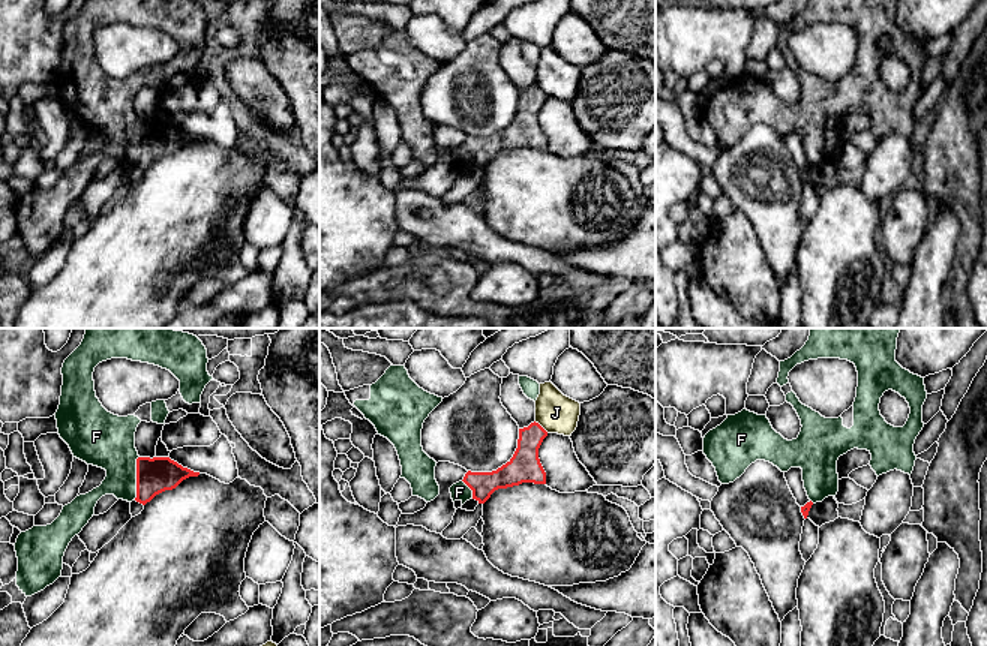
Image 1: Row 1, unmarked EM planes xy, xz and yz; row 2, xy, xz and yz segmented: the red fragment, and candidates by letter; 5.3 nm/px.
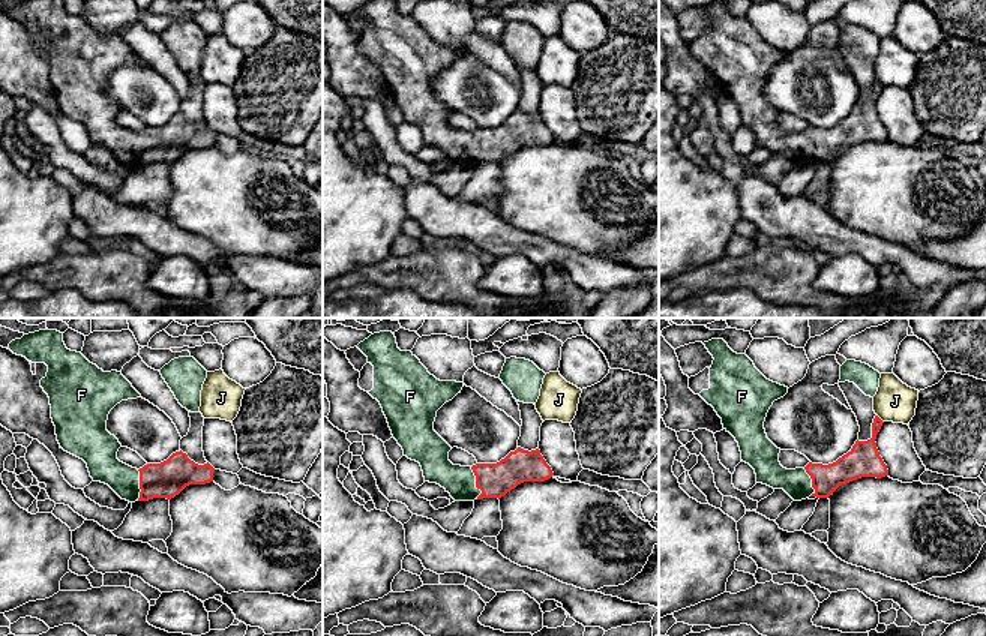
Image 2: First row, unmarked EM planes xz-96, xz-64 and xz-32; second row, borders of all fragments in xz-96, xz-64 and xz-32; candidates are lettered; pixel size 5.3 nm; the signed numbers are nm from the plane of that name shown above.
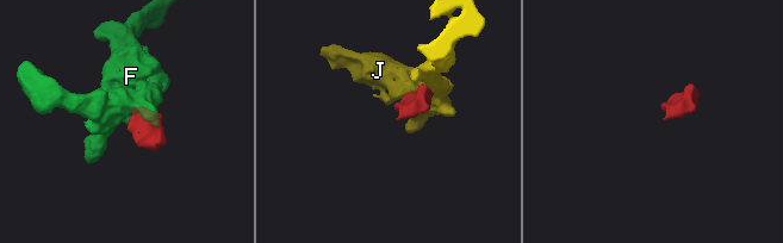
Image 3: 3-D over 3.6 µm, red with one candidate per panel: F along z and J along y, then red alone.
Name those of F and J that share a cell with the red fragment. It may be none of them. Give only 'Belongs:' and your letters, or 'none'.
Belongs: F

